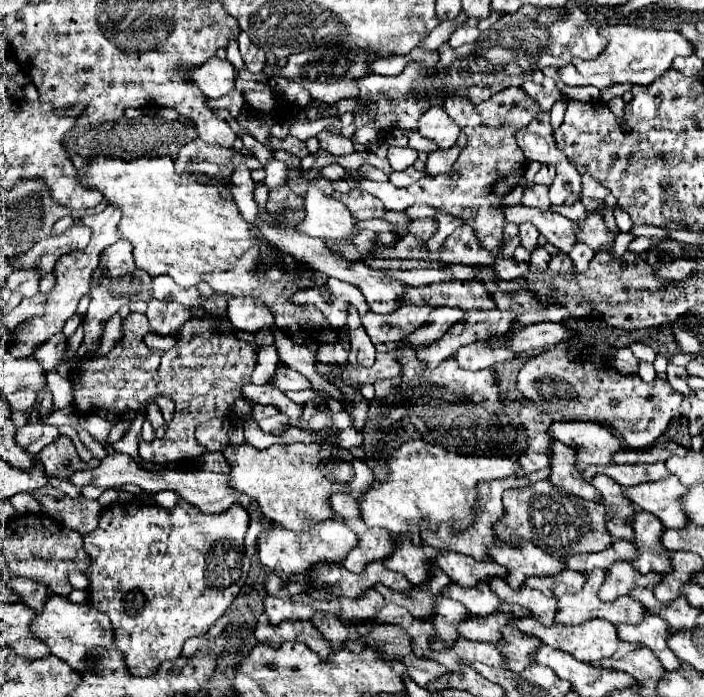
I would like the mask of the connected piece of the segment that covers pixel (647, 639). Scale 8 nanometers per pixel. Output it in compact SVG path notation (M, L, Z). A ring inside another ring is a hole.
M645 615L641 623L637 625L615 625L617 635L621 641L629 641L635 645L645 645L649 647L655 655L665 651L665 635L669 635L669 627L665 627L665 621L657 615Z

